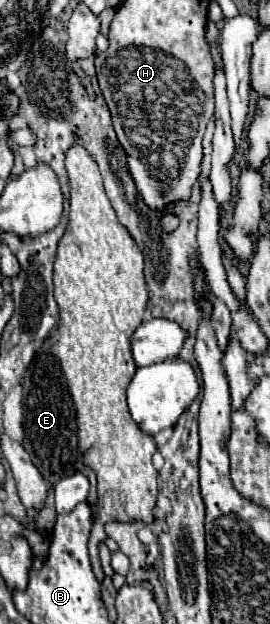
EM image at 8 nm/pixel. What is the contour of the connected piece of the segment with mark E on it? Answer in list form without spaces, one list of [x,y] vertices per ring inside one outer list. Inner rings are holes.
[[[73,145],[65,151],[65,169],[69,175],[69,223],[59,239],[53,265],[55,301],[59,307],[57,343],[53,345],[51,355],[39,357],[39,361],[35,361],[35,365],[31,365],[23,375],[23,447],[45,481],[55,483],[61,477],[79,471],[83,465],[89,465],[95,471],[99,513],[89,538],[89,555],[93,573],[101,583],[105,575],[98,545],[107,539],[104,536],[105,521],[141,519],[151,523],[153,507],[157,503],[157,471],[151,463],[157,447],[153,437],[145,435],[137,423],[133,423],[125,399],[125,389],[137,369],[129,351],[129,339],[143,321],[149,295],[143,277],[141,249],[129,231],[121,227],[105,195],[97,163],[81,145]]]

